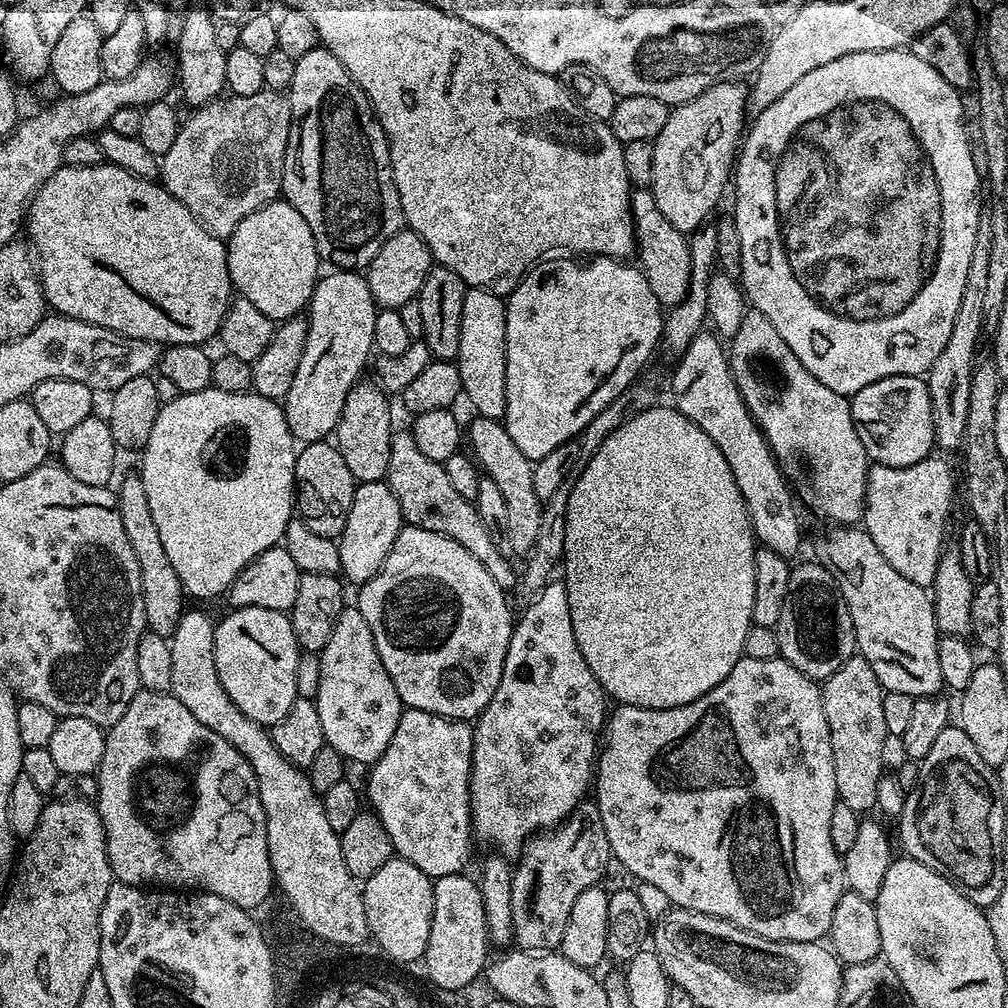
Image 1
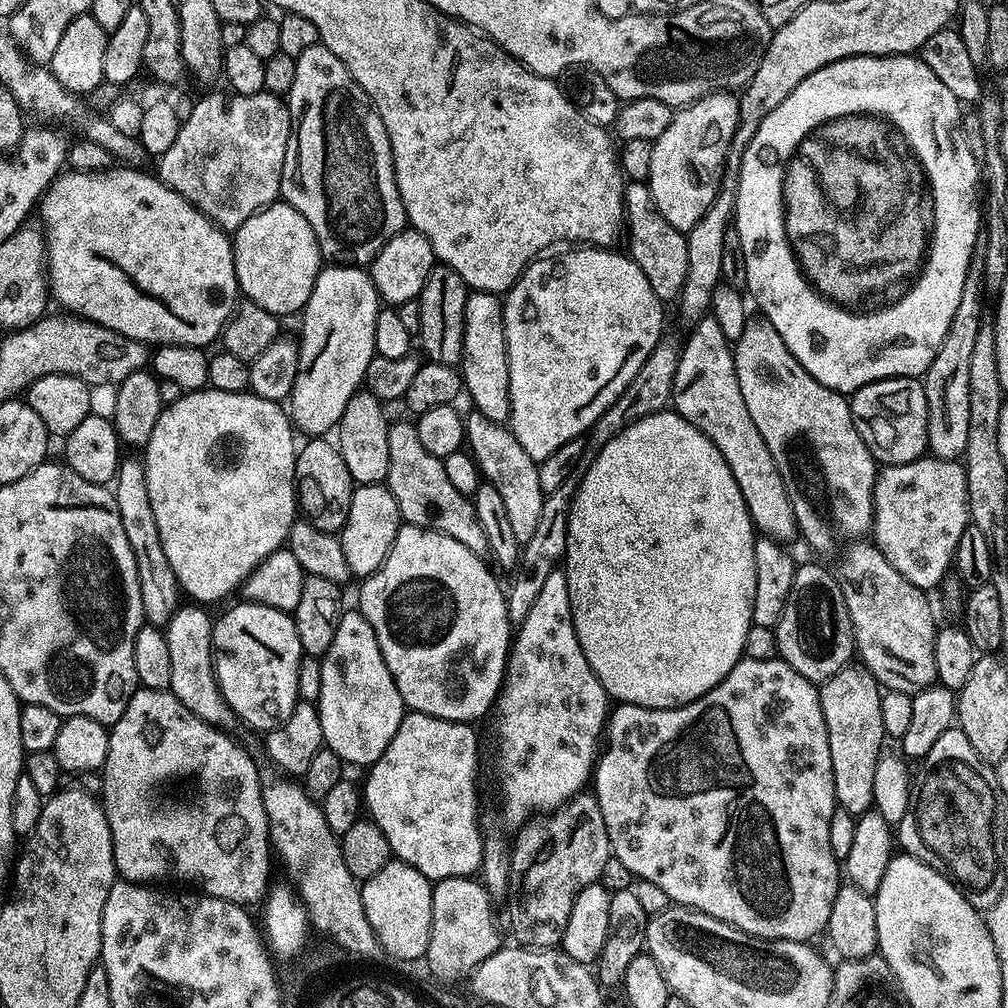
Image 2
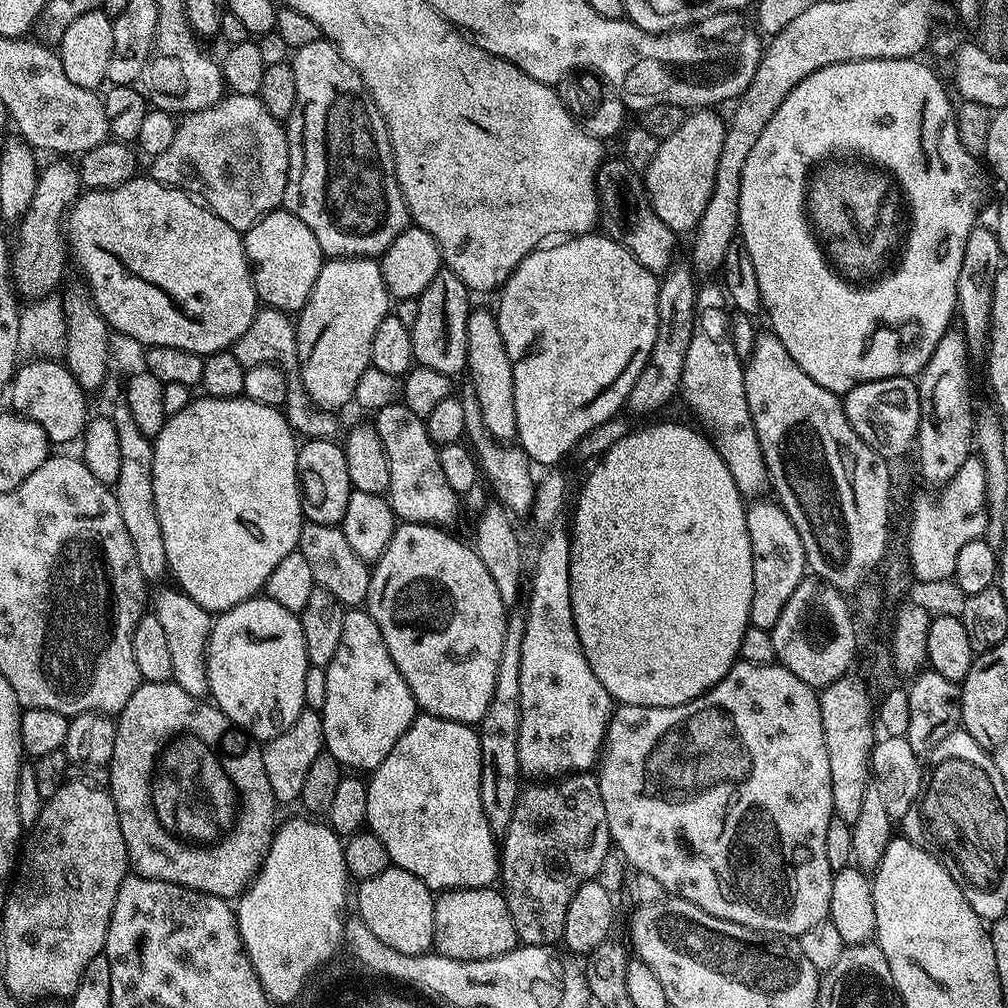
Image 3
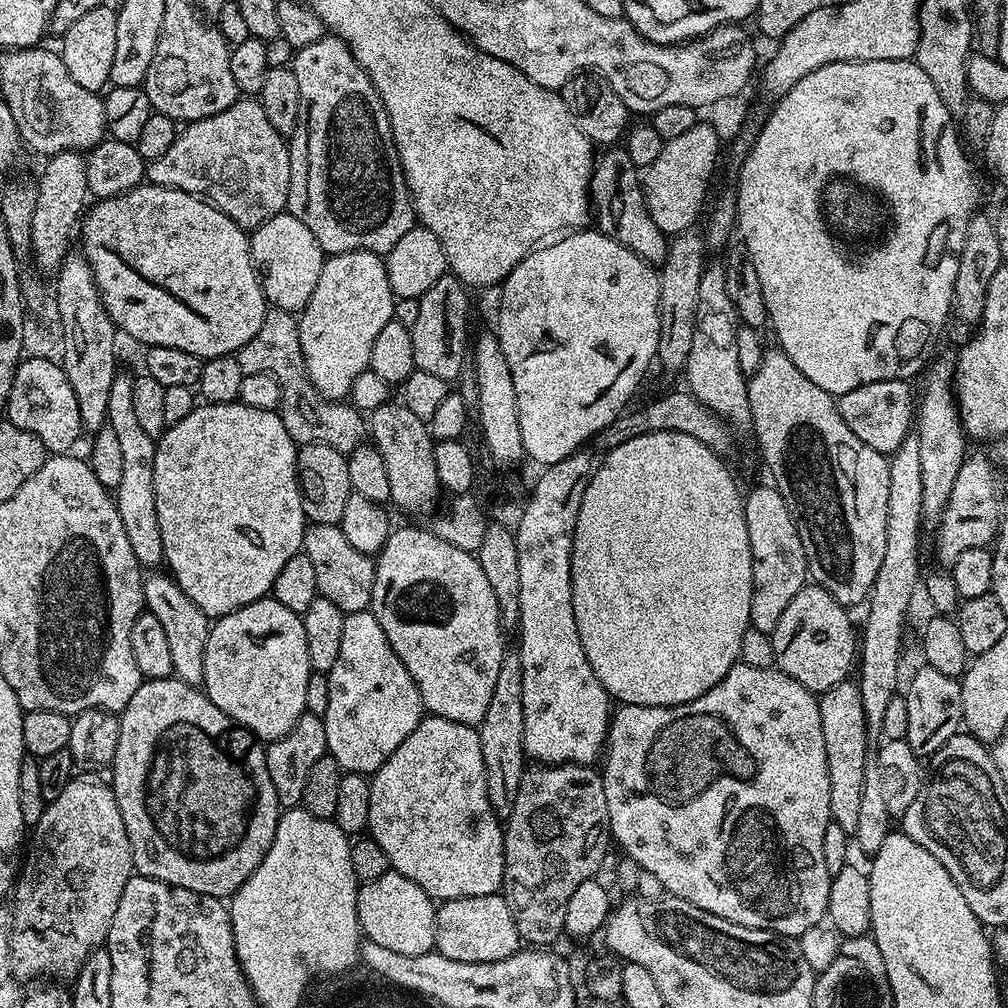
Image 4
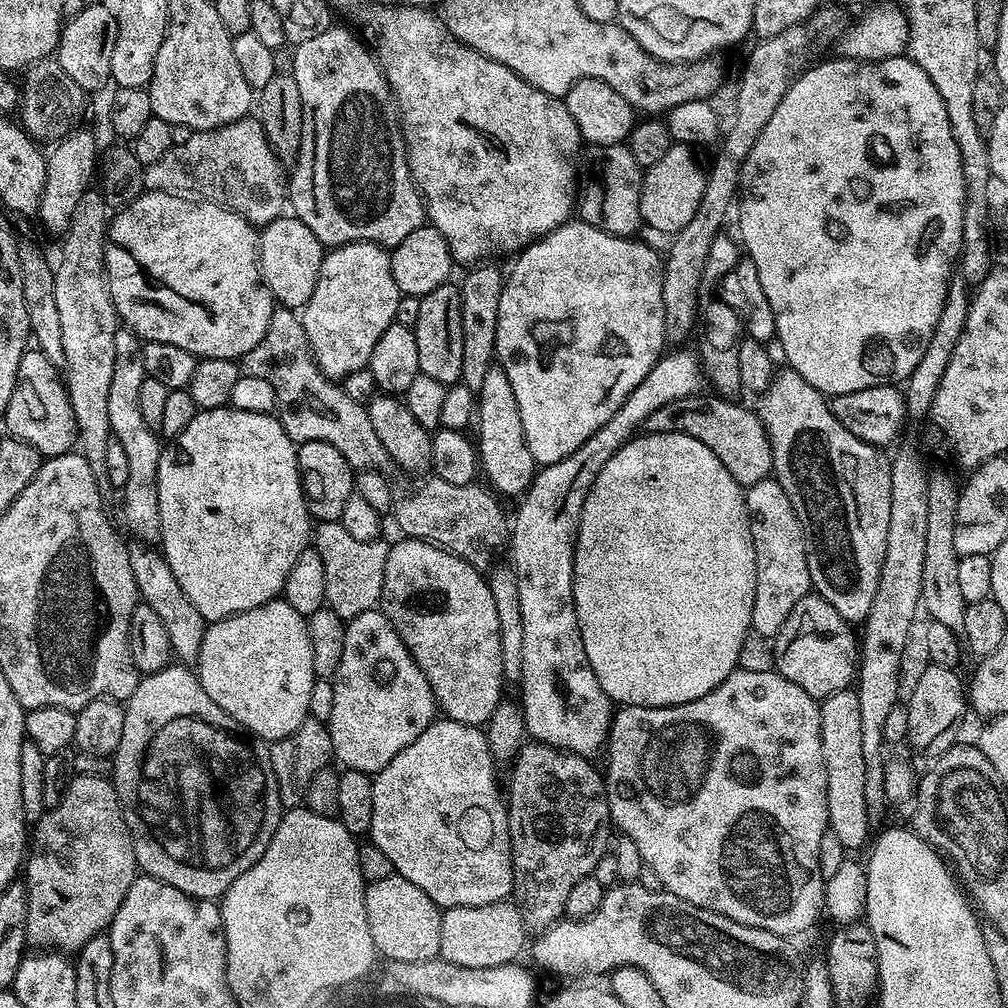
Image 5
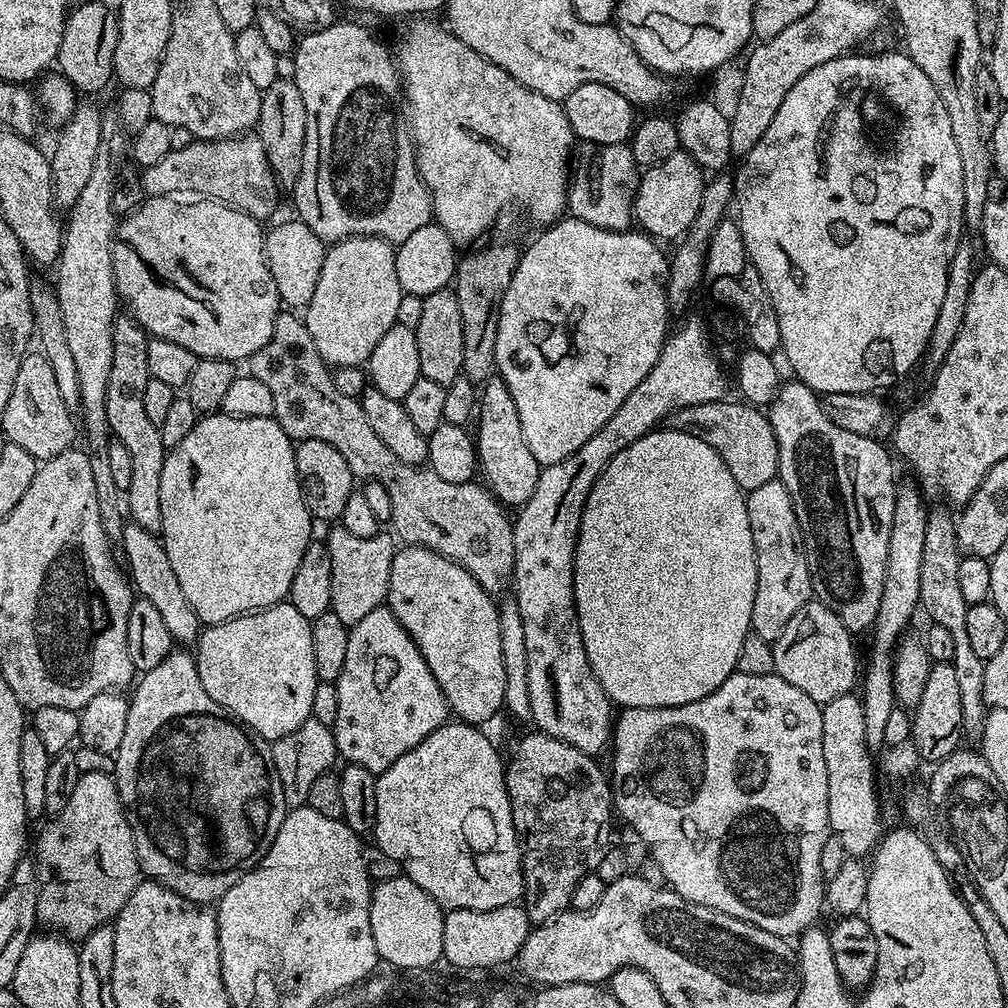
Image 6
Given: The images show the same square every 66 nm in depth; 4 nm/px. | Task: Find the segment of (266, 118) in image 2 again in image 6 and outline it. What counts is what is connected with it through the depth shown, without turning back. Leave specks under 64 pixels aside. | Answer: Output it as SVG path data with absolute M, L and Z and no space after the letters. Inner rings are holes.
M256 134L229 136L226 140L197 140L173 147L162 162L143 169L140 181L145 197L179 197L180 192L196 192L197 197L218 200L264 222L280 200L278 187L263 142Z

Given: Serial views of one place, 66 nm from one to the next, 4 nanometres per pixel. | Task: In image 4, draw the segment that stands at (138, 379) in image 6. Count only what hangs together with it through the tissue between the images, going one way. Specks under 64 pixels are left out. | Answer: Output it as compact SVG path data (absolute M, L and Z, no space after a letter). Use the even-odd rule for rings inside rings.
M124 370L117 371L110 386L107 427L114 430L118 446L122 450L122 482L114 490L116 509L122 518L122 527L126 529L126 538L130 538L130 550L138 558L141 569L156 570L164 564L162 550L162 530L158 530L158 506L154 498L154 458L157 441L138 423L138 414L134 410L134 379Z

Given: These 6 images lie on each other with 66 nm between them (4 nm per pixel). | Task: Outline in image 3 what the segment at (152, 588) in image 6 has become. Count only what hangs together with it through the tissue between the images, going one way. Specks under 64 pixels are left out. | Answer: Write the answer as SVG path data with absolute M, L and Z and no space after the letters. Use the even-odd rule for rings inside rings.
M179 590L164 592L156 600L154 614L166 626L166 643L170 646L170 662L174 665L172 680L186 694L197 698L209 695L208 690L208 636L212 633L213 617Z

